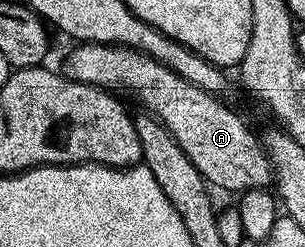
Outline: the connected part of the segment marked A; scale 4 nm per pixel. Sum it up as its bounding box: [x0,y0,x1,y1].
[64,43,274,193]

